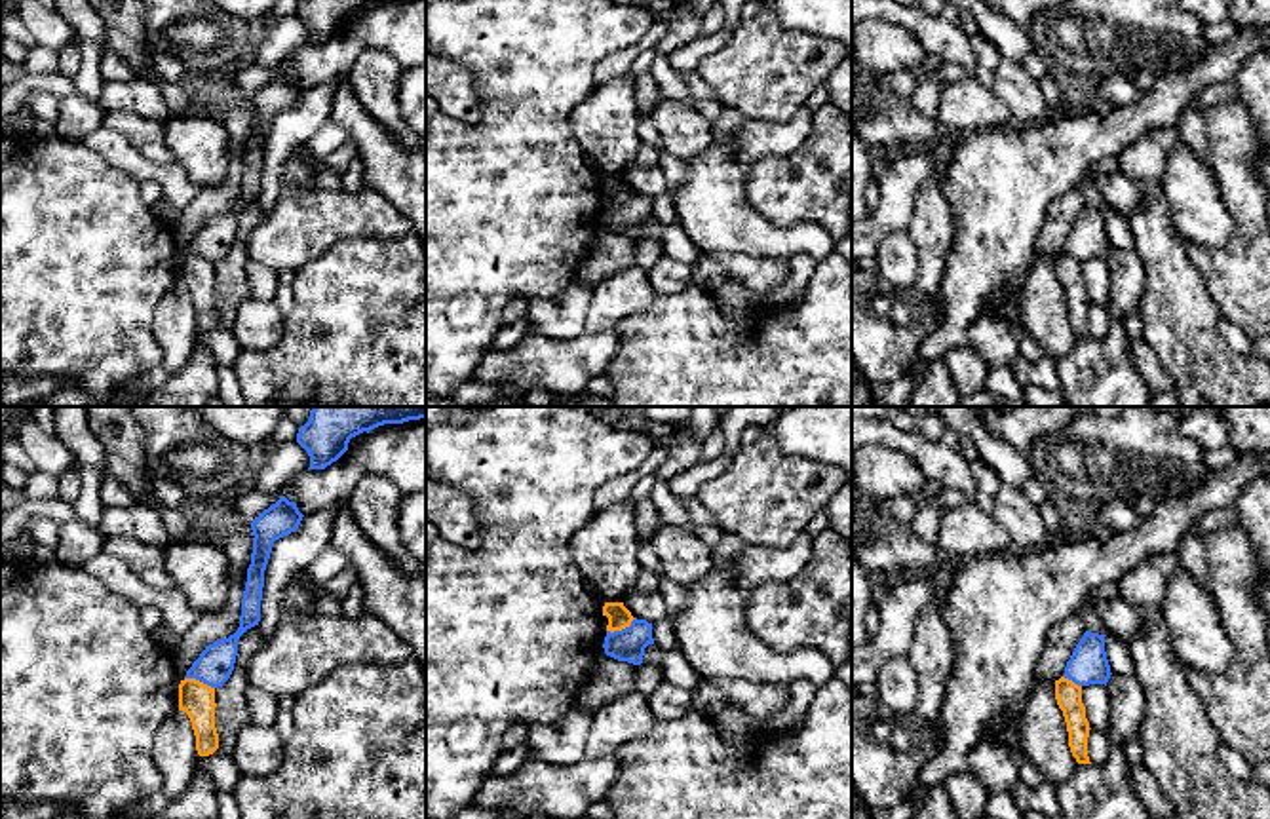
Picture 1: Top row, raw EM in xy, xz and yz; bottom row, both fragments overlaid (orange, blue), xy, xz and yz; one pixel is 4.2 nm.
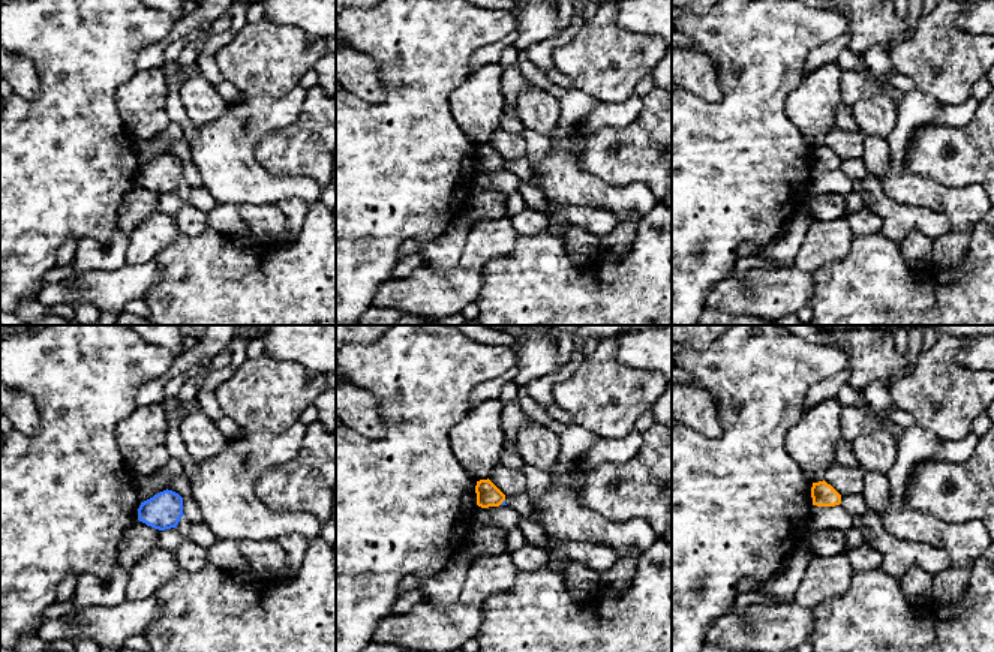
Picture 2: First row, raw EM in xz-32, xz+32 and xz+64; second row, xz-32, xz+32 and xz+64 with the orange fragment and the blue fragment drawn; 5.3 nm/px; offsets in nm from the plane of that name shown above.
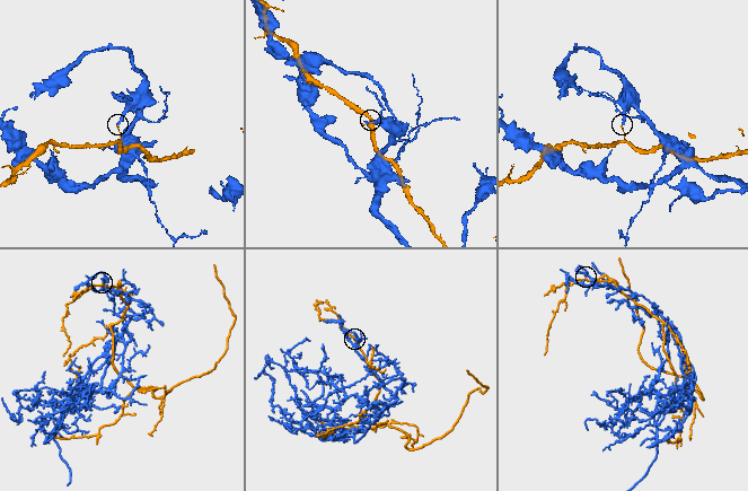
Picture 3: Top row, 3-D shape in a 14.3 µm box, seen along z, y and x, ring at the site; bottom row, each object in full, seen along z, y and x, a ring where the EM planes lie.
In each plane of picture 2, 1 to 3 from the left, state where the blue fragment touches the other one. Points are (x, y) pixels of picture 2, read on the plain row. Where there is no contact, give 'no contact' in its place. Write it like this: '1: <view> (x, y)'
1: no contact
2: xz+32 (501, 167)
3: no contact

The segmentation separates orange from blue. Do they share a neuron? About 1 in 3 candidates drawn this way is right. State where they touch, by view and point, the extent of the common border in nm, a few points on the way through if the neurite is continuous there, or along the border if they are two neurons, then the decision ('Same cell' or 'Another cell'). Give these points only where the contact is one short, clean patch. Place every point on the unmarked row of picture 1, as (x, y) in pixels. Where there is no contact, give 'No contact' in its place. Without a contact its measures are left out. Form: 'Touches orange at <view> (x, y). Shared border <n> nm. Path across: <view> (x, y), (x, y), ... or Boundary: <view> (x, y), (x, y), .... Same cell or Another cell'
Touches orange at xz (620, 204). Shared border 140 nm. Boundary: xz (635, 192), (620, 204), (607, 206). Another cell

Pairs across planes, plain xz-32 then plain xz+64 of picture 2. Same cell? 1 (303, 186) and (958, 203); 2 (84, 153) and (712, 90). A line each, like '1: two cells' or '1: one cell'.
1: one cell
2: two cells

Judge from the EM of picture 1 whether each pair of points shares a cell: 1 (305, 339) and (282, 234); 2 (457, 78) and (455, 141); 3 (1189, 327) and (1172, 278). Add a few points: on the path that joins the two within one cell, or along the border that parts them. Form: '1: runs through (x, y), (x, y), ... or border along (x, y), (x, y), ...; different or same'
1: border along (331, 246), (295, 272); different
2: border along (472, 76), (481, 116), (462, 124); different
3: runs through (1179, 316), (1173, 289); same

